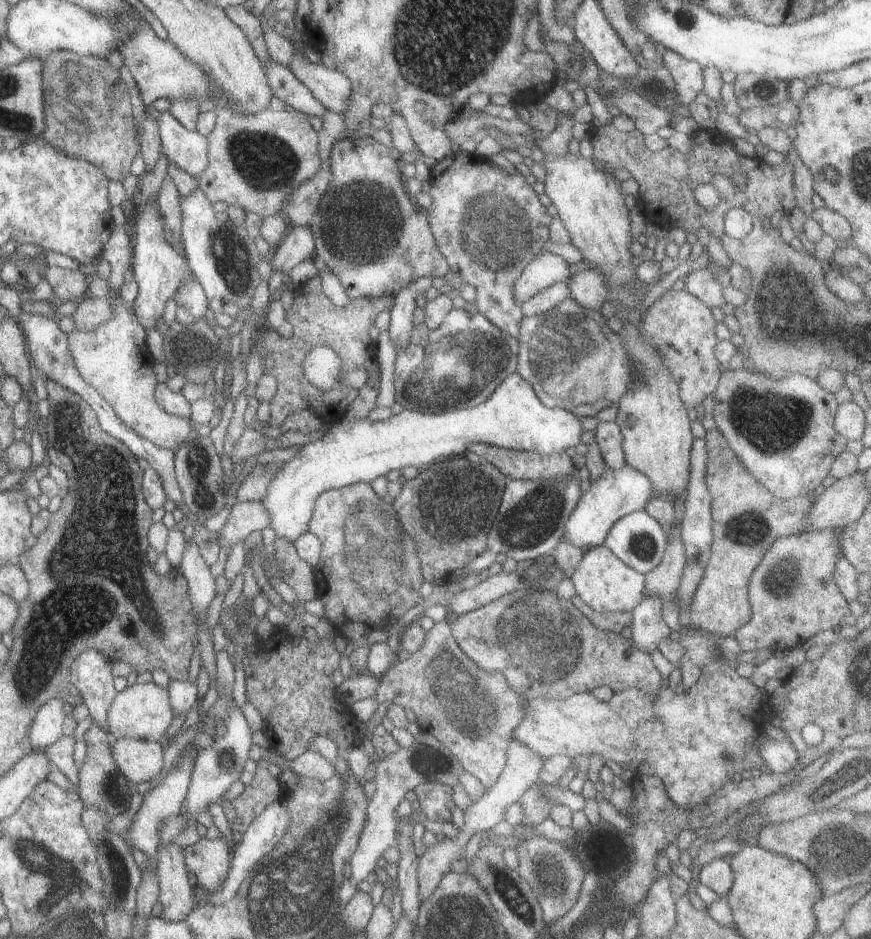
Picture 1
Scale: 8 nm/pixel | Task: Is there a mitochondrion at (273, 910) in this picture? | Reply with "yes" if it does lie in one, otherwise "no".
yes

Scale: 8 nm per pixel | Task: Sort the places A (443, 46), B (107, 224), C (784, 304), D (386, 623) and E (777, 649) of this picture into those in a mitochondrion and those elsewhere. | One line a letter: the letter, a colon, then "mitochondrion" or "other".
A: mitochondrion
B: other
C: mitochondrion
D: other
E: other

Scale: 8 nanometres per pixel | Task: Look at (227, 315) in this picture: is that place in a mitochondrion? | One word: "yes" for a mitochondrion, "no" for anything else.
no

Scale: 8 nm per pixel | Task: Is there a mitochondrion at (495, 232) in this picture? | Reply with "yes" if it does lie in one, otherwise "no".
yes

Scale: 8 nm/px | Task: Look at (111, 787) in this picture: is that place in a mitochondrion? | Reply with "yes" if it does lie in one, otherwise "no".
no

